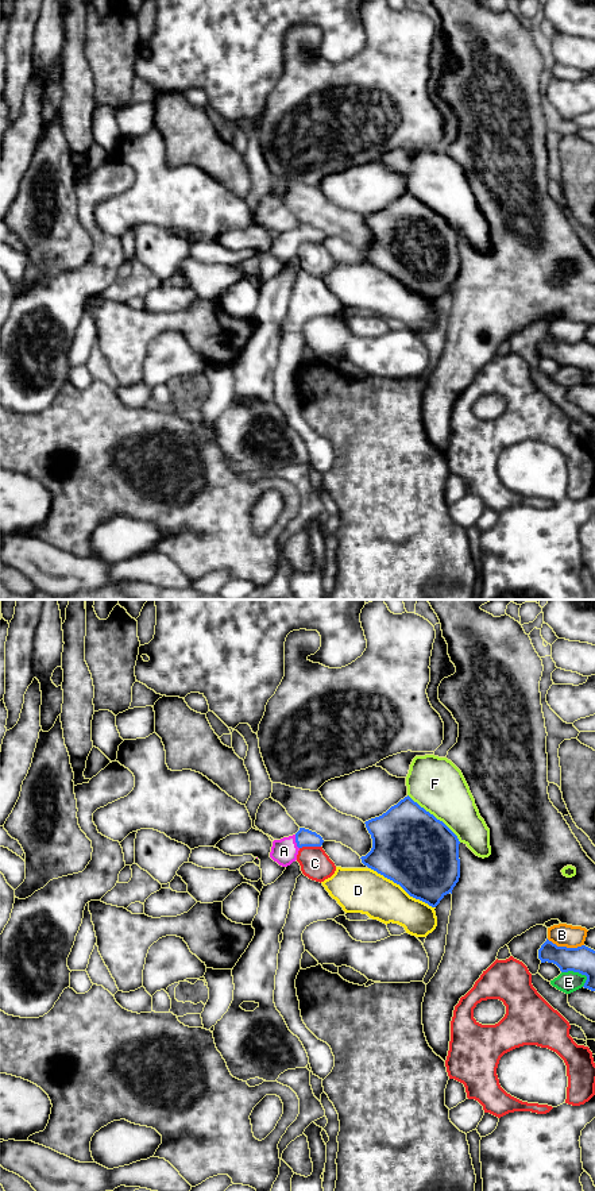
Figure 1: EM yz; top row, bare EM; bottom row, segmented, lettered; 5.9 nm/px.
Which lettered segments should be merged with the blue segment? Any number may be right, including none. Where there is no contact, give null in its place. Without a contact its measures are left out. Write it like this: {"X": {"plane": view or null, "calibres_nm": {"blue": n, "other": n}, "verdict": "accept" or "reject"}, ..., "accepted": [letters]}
{"A": {"plane": "yz", "calibres_nm": {"blue": 110, "other": 150}, "verdict": "accept"}, "B": {"plane": "yz", "calibres_nm": {"blue": 160, "other": 140}, "verdict": "reject"}, "C": {"plane": "yz", "calibres_nm": {"blue": 110, "other": 180}, "verdict": "reject"}, "D": {"plane": "yz", "calibres_nm": {"blue": 460, "other": 280}, "verdict": "reject"}, "E": {"plane": "yz", "calibres_nm": {"blue": 160, "other": 130}, "verdict": "reject"}, "F": {"plane": "yz", "calibres_nm": {"blue": 460, "other": 320}, "verdict": "reject"}, "accepted": ["A"]}

